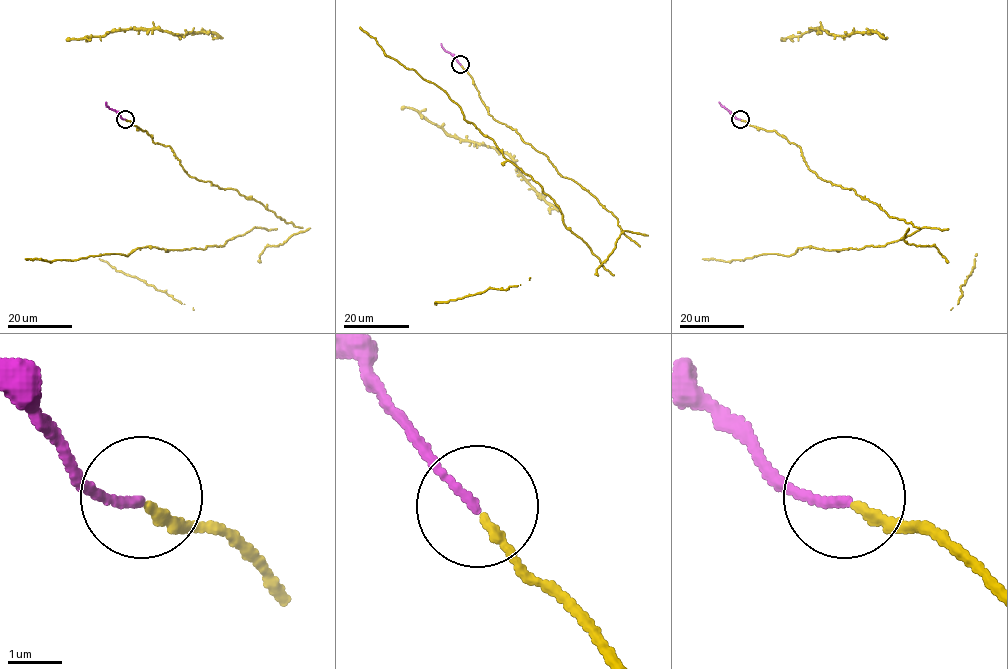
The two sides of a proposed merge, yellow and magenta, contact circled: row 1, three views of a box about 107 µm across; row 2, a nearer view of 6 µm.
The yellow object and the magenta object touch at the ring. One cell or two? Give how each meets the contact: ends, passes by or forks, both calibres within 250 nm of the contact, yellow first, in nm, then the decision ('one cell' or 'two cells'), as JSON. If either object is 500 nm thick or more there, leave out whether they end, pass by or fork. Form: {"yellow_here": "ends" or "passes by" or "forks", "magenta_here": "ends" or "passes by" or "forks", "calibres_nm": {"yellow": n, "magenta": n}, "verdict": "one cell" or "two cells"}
{"yellow_here": "ends", "magenta_here": "ends", "calibres_nm": {"yellow": 150, "magenta": 140}, "verdict": "one cell"}

